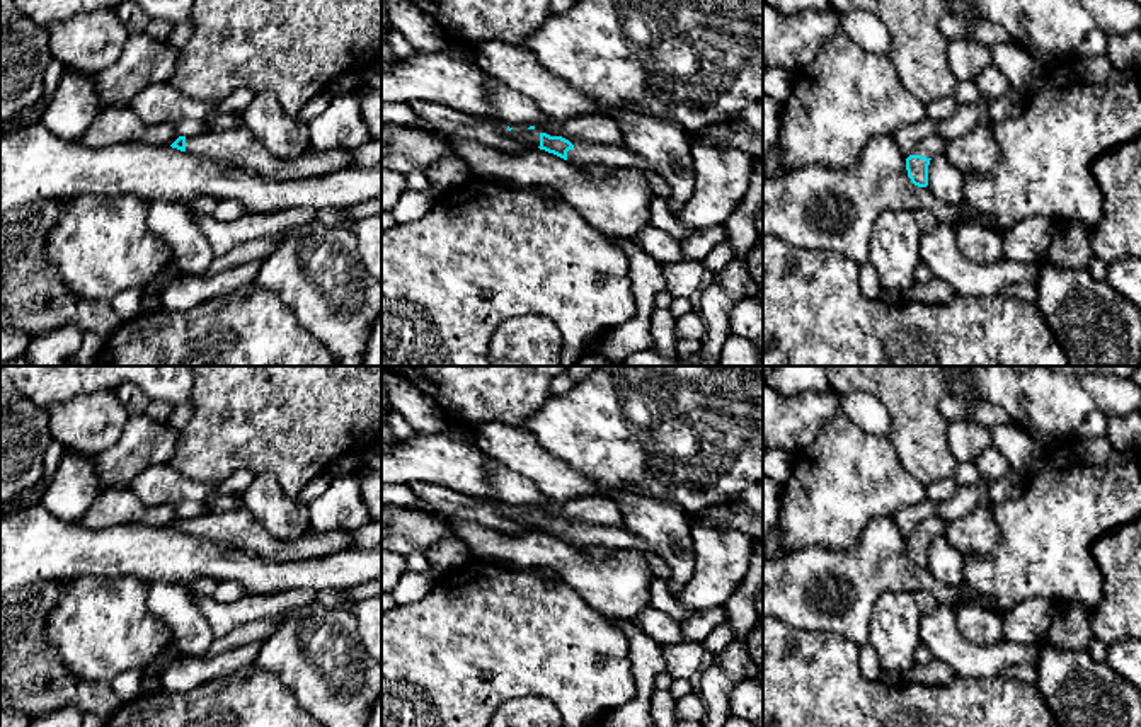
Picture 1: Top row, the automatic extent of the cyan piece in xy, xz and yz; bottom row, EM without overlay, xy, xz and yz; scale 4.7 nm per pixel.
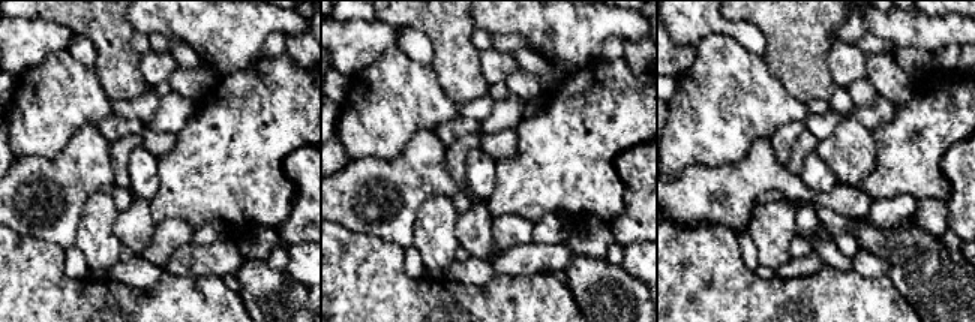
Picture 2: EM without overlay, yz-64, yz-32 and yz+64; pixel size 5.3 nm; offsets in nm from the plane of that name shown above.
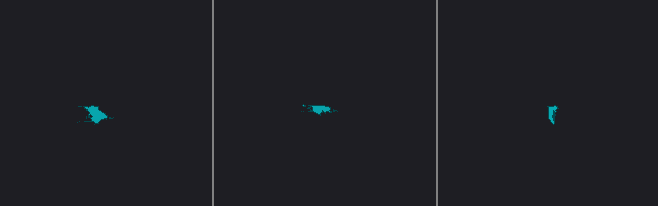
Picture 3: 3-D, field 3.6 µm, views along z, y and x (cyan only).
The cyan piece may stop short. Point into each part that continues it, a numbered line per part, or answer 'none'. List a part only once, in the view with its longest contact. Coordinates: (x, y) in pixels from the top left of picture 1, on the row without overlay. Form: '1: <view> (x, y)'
1: xz (532, 518)
2: yz (932, 526)

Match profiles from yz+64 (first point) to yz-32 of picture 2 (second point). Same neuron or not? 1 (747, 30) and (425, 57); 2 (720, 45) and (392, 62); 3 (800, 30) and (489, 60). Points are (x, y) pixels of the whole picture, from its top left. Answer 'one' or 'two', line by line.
1: one
2: one
3: two

